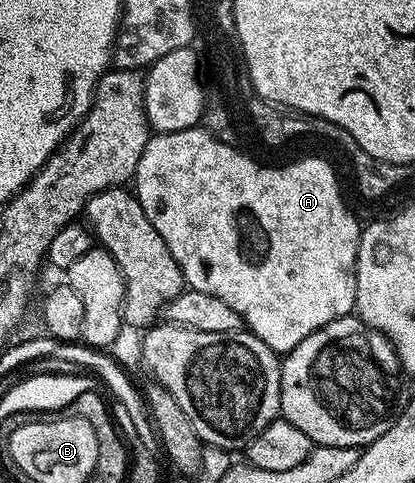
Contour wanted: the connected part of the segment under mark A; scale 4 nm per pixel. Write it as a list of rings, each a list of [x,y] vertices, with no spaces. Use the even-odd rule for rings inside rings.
[[[204,126],[150,135],[131,184],[139,206],[143,206],[143,214],[147,214],[151,226],[159,230],[159,238],[163,238],[167,250],[171,250],[171,258],[175,258],[186,285],[225,302],[235,314],[239,314],[242,325],[248,331],[262,340],[271,351],[284,354],[299,346],[303,338],[315,334],[323,326],[339,318],[350,315],[356,309],[357,251],[363,224],[353,217],[352,210],[345,205],[345,200],[341,197],[341,184],[337,181],[337,172],[327,161],[320,160],[317,156],[305,156],[294,164],[283,165],[282,168],[264,168],[263,165],[256,164],[251,157],[244,156],[239,149],[225,143],[229,142],[214,136]]]

